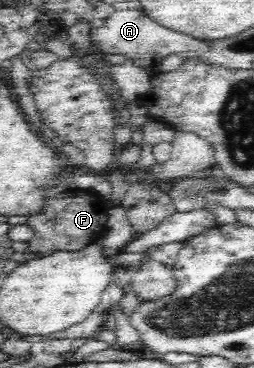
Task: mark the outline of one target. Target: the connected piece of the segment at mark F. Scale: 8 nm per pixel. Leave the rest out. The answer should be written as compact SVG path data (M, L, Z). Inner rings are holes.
M74 191L61 198L49 200L43 210L27 216L26 224L32 227L34 235L30 241L27 241L28 246L23 252L25 259L40 259L40 256L50 255L55 251L80 251L90 244L98 242L107 230L108 212L109 206L105 203L103 197L92 191Z

